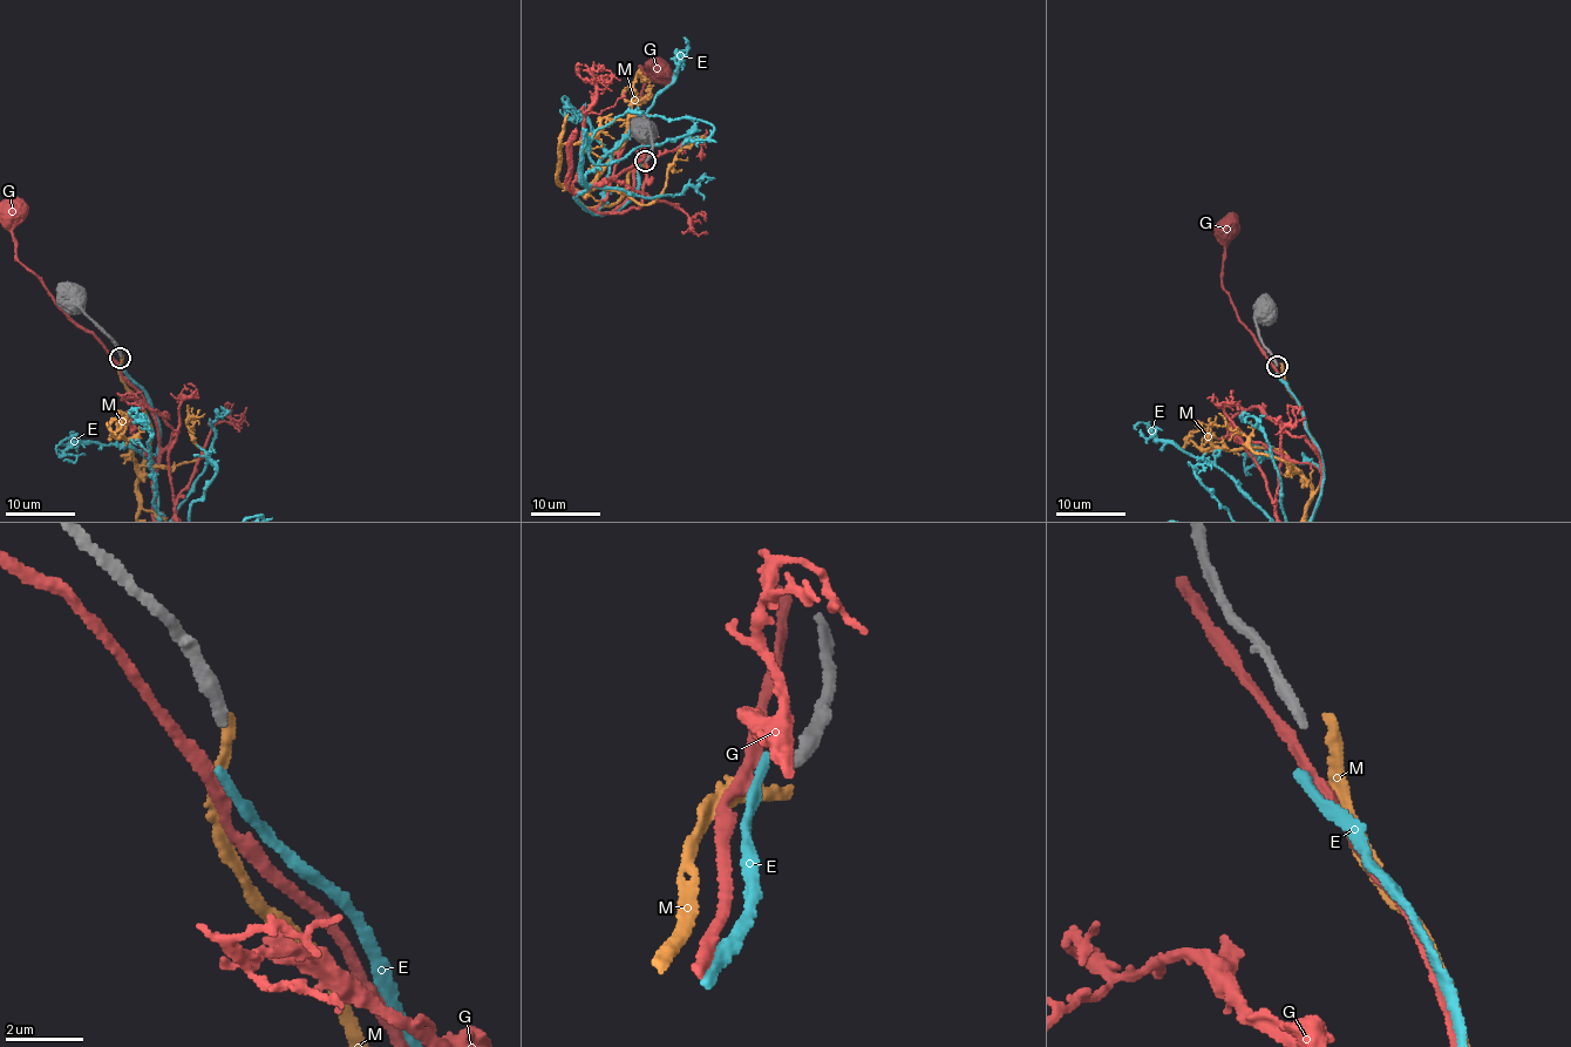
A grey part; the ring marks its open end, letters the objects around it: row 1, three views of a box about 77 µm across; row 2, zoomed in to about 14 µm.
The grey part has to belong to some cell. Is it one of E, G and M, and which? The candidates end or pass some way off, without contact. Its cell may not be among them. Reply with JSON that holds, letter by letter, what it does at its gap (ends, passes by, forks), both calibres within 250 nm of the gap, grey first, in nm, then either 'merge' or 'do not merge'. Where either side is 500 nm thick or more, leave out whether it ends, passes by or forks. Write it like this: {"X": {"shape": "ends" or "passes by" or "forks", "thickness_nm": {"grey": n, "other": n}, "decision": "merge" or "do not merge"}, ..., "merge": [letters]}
{"E": {"shape": "ends", "thickness_nm": {"grey": 280, "other": 220}, "decision": "do not merge"}, "G": {"shape": "passes by", "thickness_nm": {"grey": 280, "other": 260}, "decision": "do not merge"}, "M": {"shape": "ends", "thickness_nm": {"grey": 280, "other": 280}, "decision": "do not merge"}, "merge": []}

